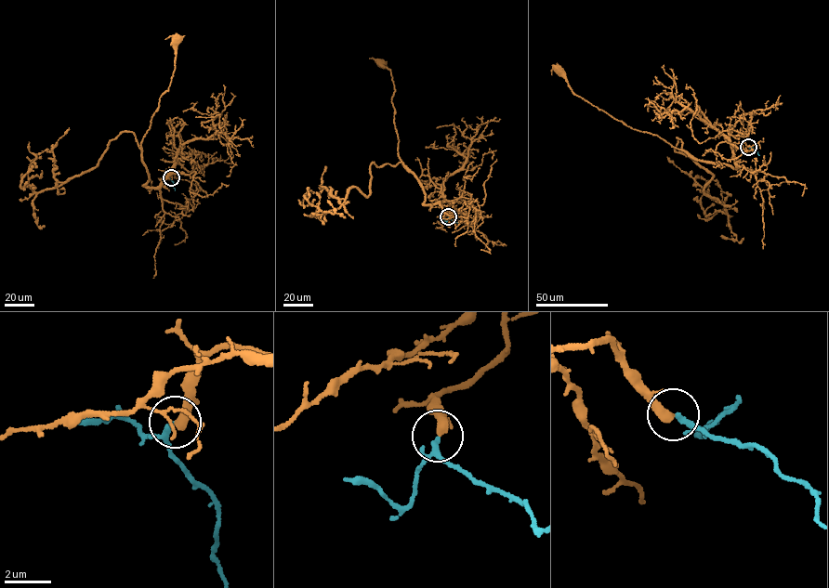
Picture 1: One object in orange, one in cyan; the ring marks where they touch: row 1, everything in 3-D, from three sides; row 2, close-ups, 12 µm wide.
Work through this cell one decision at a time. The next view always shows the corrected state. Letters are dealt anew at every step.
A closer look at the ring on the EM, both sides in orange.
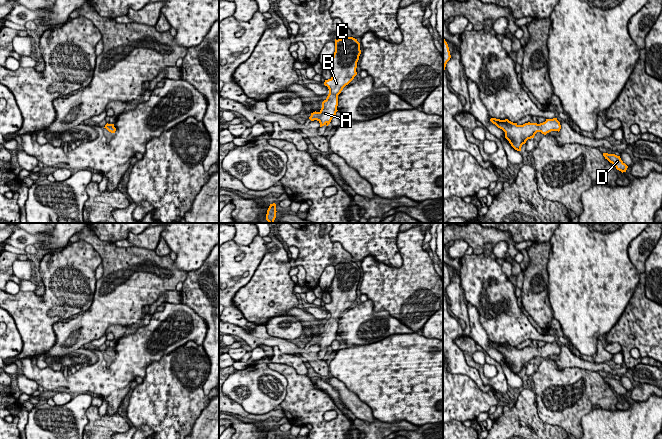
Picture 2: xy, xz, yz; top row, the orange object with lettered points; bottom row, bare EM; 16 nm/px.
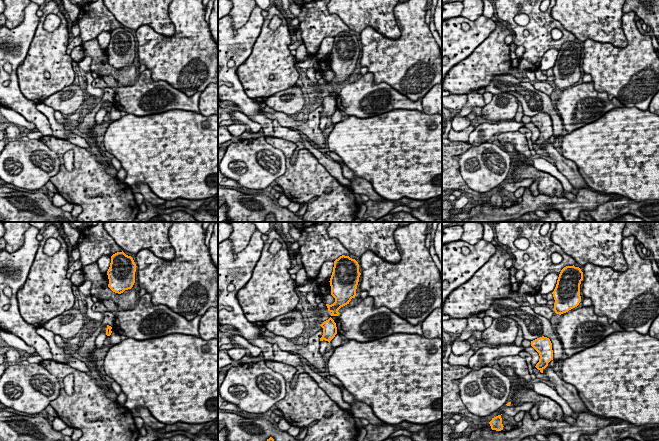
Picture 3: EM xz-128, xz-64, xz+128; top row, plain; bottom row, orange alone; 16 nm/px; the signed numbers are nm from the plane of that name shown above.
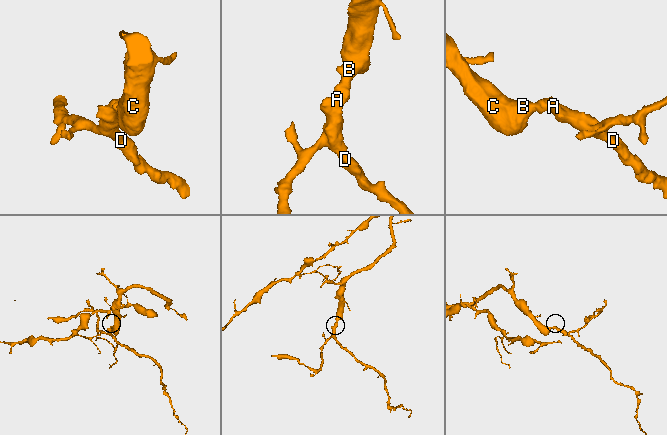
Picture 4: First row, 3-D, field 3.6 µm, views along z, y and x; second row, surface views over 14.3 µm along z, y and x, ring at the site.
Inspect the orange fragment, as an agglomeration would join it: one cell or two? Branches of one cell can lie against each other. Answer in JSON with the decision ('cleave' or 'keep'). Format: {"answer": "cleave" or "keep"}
{"answer": "keep"}

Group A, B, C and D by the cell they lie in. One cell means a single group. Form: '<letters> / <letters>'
A B C D

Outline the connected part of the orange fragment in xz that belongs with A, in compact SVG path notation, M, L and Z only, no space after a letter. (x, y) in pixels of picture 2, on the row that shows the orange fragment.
M353 37L335 39L335 52L328 65L332 77L324 82L329 89L329 94L322 102L321 110L311 113L309 117L311 121L317 120L320 127L328 126L336 116L338 95L357 75L356 68L360 54L360 43L357 39Z

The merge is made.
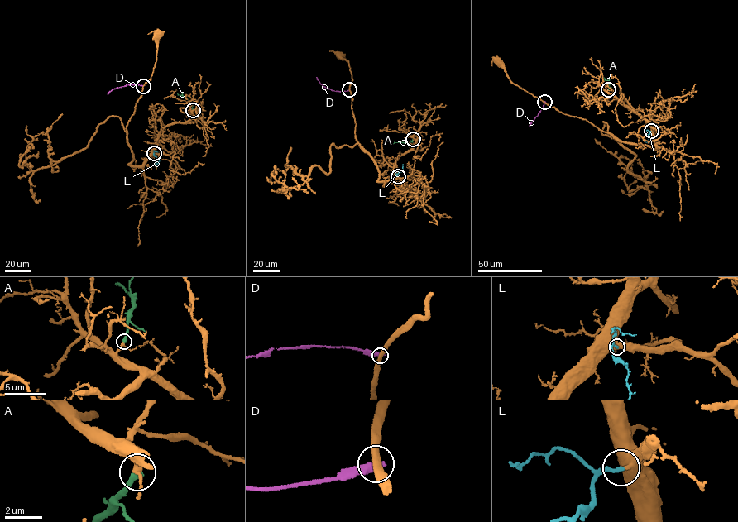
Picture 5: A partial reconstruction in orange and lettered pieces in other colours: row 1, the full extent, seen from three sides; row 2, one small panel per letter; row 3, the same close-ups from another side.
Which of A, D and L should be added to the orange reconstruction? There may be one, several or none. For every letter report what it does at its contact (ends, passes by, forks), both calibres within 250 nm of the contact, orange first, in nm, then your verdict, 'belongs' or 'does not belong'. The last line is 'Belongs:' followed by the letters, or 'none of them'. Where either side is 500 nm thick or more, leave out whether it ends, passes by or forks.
A: it ends there; 240 nm thick on the orange side, 340 nm on the other; belongs
D: it ends there; 400 nm thick on the orange side, 480 nm on the other; does not belong
L: it ends there; 380 nm thick on the orange side, 200 nm on the other; belongs
Belongs: A, L

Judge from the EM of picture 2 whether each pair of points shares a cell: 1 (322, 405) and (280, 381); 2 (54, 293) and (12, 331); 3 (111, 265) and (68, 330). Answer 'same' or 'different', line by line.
1: different
2: different
3: same

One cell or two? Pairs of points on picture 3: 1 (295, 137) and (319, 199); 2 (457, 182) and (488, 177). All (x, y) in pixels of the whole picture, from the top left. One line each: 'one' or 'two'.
1: two
2: two

